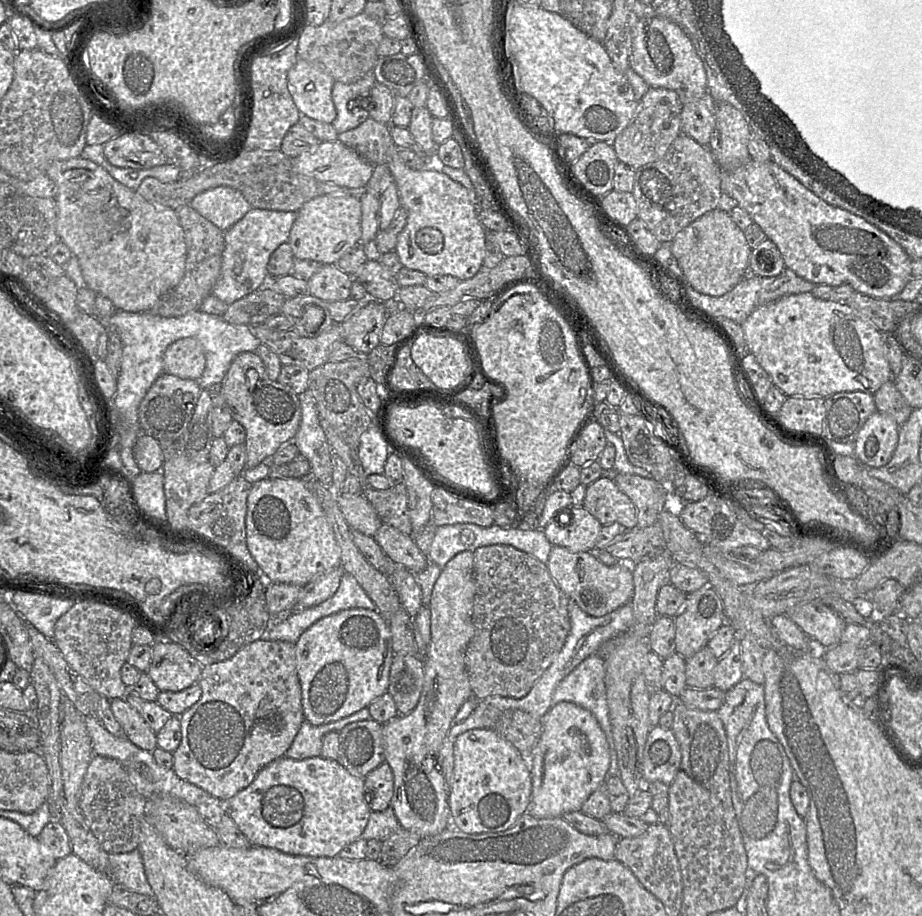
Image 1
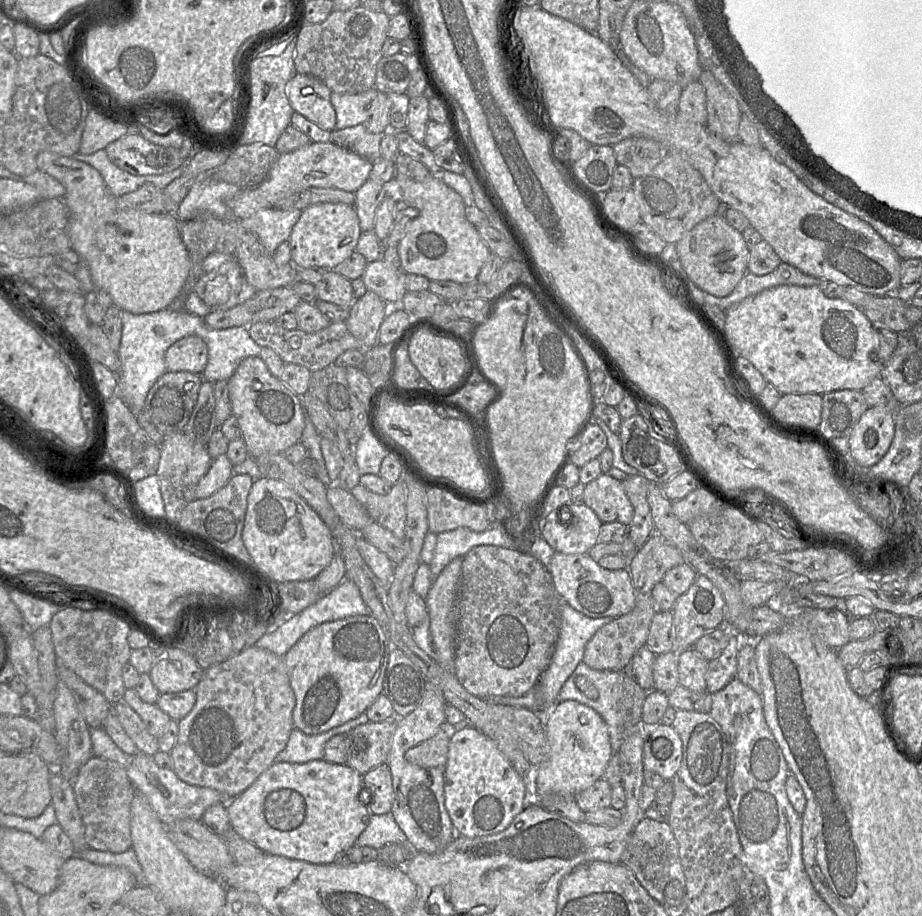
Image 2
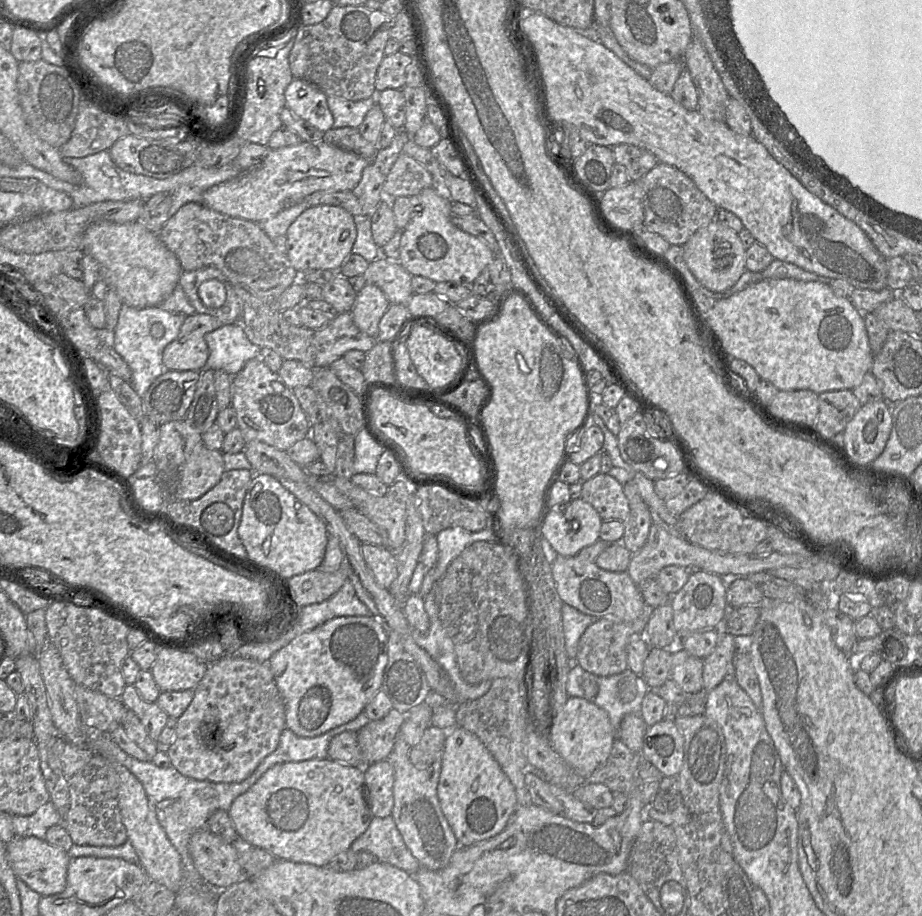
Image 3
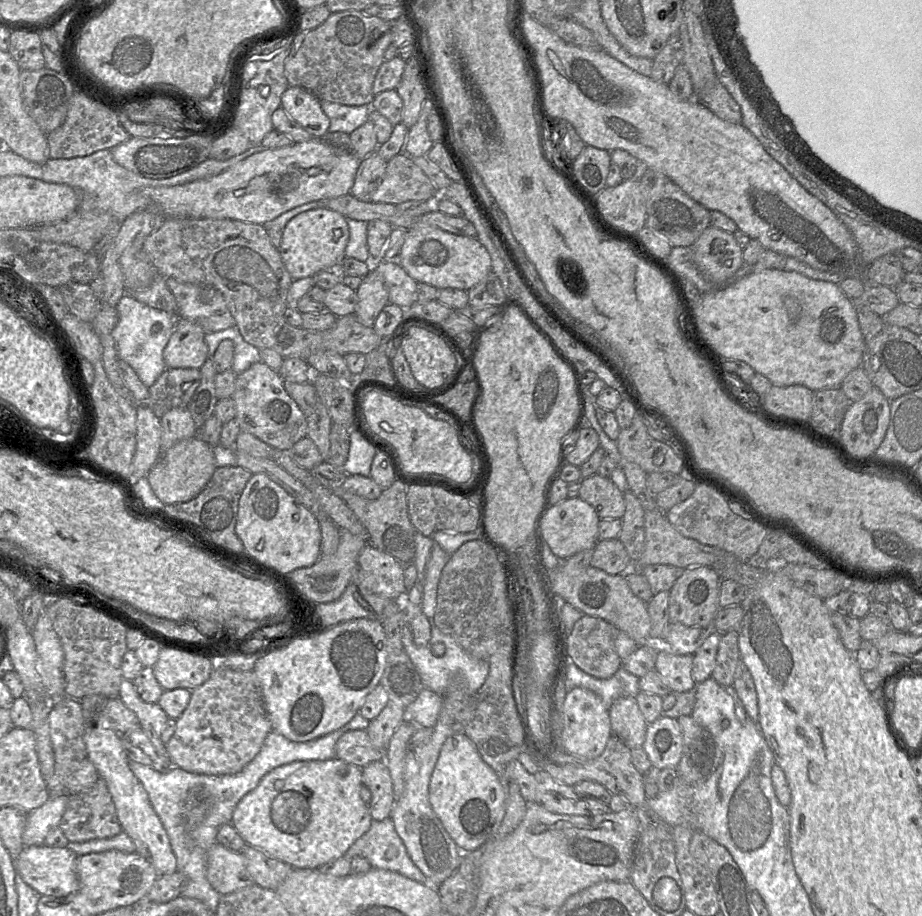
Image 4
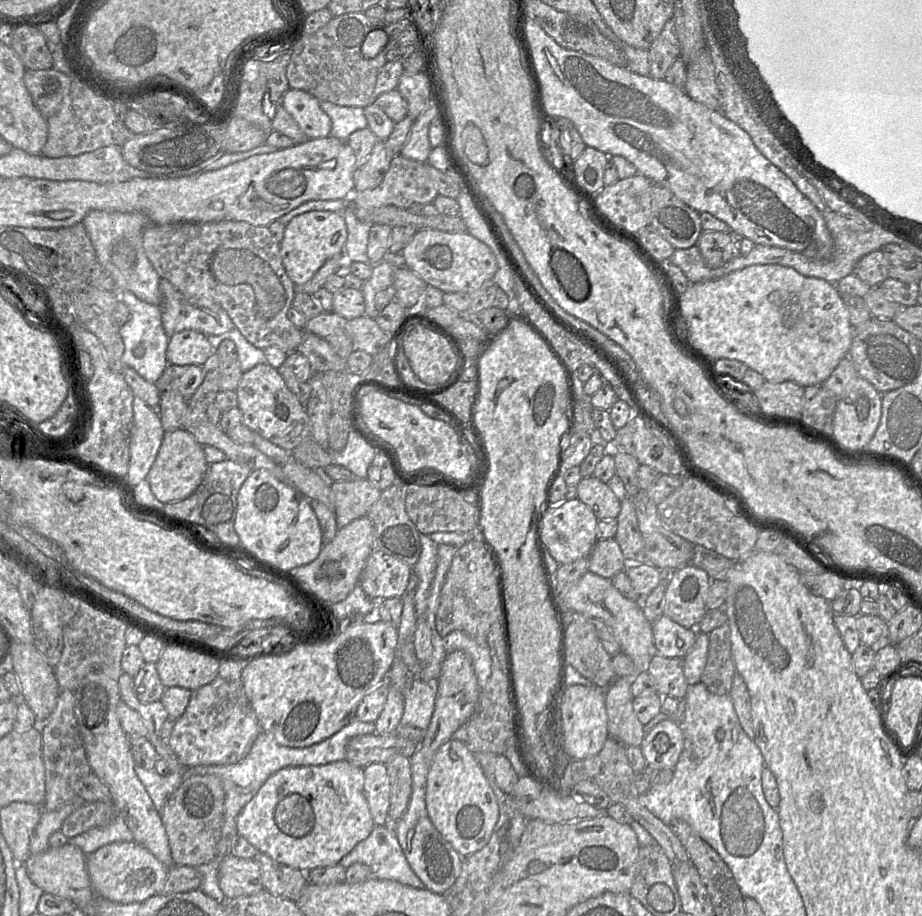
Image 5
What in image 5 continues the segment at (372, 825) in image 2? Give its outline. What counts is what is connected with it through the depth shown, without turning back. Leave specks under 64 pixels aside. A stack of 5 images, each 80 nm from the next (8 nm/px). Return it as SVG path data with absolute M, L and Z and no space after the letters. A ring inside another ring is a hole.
M390 822L375 826L366 839L339 861L345 869L354 863L366 865L369 878L395 881L416 889L425 887L409 866Z

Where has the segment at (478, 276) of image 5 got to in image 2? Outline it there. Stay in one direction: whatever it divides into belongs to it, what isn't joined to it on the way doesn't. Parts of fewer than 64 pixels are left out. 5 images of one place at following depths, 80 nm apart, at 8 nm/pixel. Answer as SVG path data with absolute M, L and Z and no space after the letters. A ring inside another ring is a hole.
M434 175L423 182L396 180L394 177L390 183L383 185L388 185L387 194L394 194L398 200L404 200L419 210L419 215L408 223L407 231L398 244L402 270L405 273L422 275L430 281L450 280L463 285L476 280L491 251L479 235L477 227L466 218L466 205L461 195Z

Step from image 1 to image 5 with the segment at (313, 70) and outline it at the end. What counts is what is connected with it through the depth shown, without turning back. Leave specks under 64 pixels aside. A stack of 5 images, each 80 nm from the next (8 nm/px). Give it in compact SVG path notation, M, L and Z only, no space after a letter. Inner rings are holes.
M290 88L280 104L308 139L318 139L330 136L331 130L331 120L321 110L319 102L308 92Z

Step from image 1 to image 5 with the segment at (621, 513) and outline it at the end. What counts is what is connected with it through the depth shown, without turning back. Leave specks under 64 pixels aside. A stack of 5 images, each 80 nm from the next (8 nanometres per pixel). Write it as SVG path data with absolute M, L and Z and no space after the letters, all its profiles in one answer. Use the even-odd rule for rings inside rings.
M594 476L580 480L577 485L577 498L593 511L598 521L617 519L621 511L621 501L608 484Z

